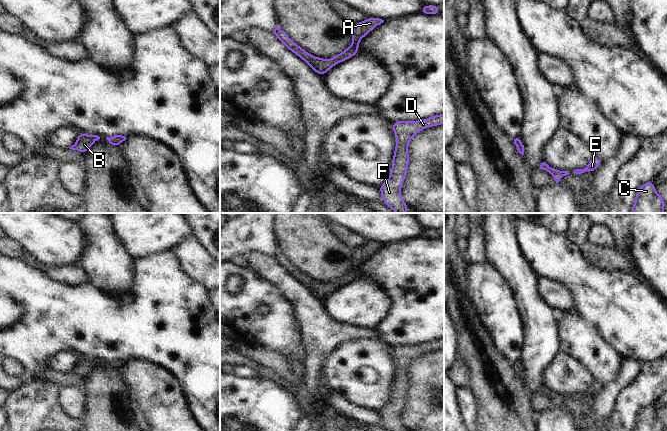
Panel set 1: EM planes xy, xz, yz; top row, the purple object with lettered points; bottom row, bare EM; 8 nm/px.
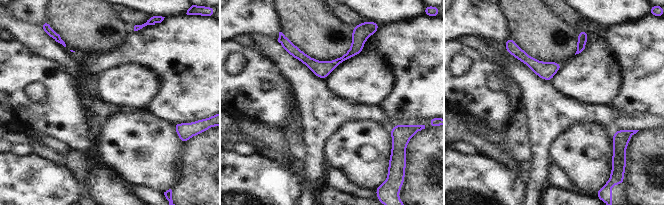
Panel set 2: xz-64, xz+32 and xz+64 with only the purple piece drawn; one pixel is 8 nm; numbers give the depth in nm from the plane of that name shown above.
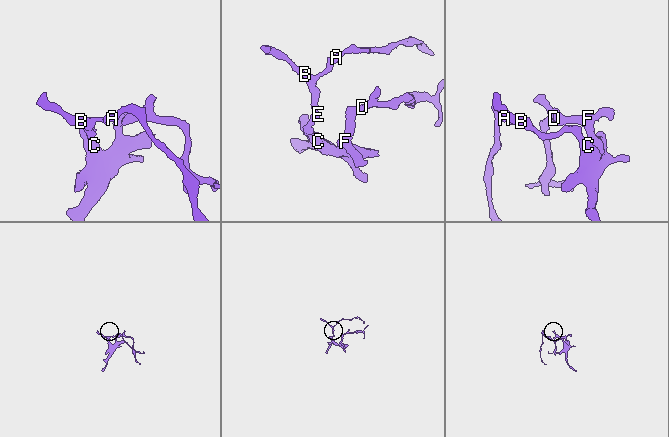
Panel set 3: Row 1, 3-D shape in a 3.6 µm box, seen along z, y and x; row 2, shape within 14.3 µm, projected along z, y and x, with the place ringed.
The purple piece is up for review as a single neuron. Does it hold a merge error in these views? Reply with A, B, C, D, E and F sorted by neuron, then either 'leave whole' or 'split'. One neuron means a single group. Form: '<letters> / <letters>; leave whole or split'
A B C D E F; leave whole

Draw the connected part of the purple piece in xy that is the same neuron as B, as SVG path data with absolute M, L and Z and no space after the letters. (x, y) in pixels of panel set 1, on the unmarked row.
M79 356L75 367L70 371L70 373L79 375L81 377L86 377L100 361L97 359L89 359L86 357Z

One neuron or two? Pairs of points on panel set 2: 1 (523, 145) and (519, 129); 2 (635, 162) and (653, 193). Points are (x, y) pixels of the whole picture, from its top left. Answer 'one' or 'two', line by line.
1: one
2: one

